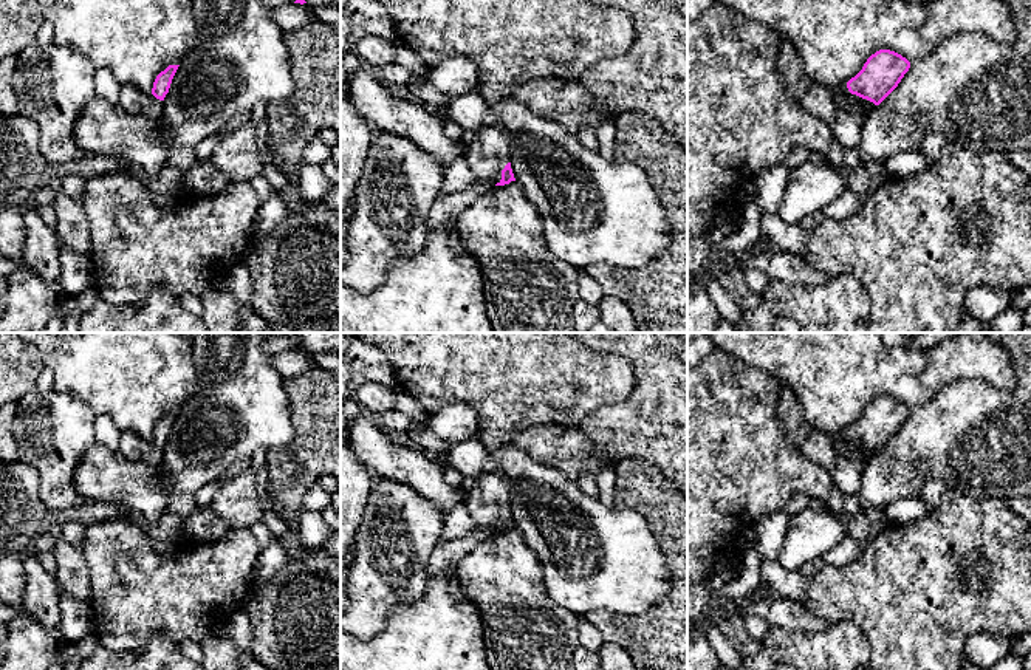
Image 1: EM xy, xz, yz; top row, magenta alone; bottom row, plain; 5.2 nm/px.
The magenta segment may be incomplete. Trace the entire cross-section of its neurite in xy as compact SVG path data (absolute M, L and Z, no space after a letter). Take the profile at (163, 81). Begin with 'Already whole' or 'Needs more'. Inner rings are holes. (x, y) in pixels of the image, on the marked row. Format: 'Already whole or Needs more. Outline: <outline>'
Needs more. Outline: M169 65L161 71L150 93L141 91L132 85L121 85L119 105L132 115L149 119L161 119L164 113L164 97L169 93L172 79L180 65Z

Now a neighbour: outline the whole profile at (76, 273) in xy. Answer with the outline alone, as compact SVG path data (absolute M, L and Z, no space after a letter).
M60 244L59 262L59 279L67 296L76 297L84 289L94 285L91 258L88 254L73 252Z

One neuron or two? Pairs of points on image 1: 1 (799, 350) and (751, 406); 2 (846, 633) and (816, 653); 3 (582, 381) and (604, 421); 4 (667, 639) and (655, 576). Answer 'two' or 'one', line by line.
1: two
2: one
3: two
4: two

